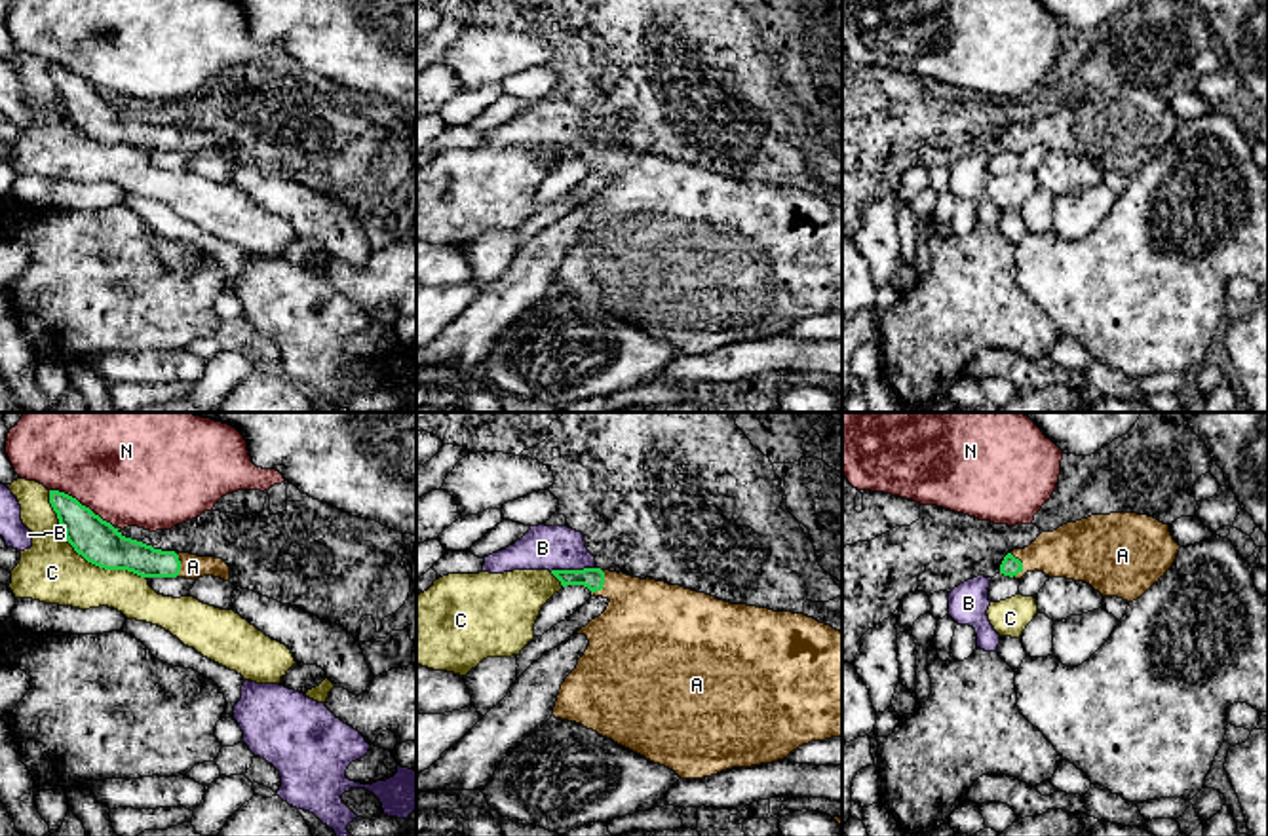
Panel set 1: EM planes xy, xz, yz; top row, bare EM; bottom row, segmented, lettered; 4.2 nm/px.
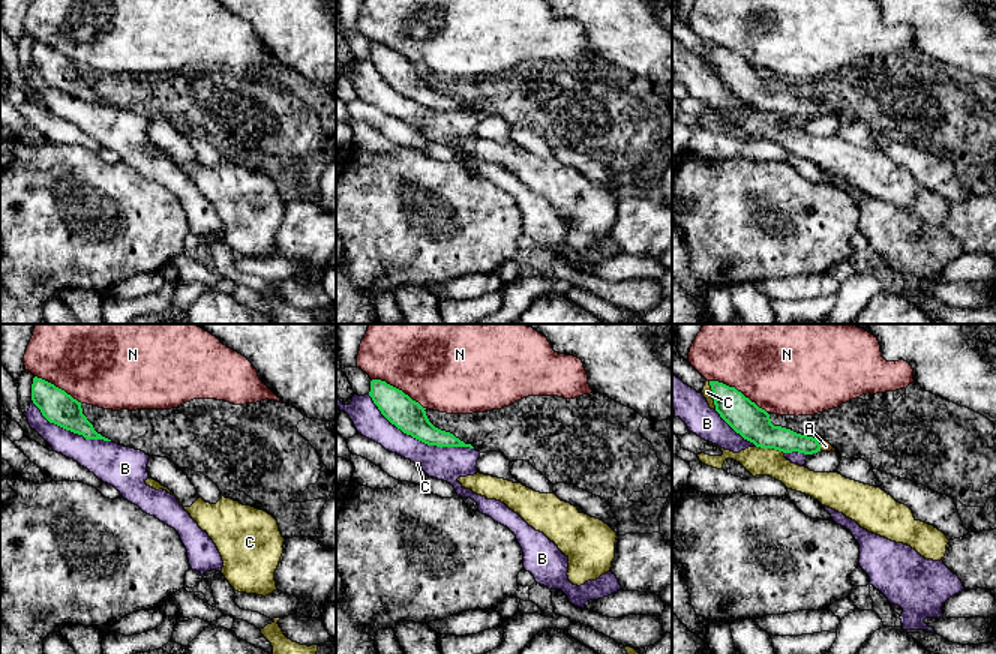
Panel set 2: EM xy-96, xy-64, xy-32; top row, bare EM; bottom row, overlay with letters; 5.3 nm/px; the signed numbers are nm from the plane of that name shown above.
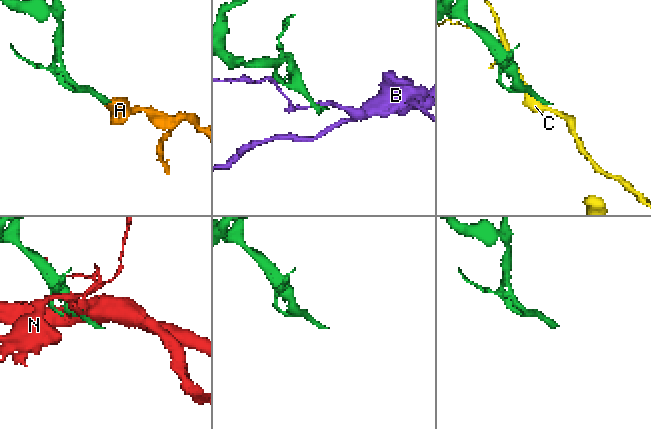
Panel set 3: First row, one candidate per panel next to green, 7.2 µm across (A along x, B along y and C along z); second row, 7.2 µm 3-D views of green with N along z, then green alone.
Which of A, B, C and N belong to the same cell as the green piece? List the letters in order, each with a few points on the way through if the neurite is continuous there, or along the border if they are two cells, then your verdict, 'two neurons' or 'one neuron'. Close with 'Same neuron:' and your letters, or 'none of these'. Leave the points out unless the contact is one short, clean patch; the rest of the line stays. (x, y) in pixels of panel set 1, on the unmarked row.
A: runs through yz (1010, 141), (1021, 139), (1044, 128), (1078, 126); one neuron
B: two neurons
C: two neurons
N: two neurons
Same neuron: A

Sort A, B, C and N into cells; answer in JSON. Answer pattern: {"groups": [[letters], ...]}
{"groups": [["A"], ["B"], ["C"], ["N"]]}

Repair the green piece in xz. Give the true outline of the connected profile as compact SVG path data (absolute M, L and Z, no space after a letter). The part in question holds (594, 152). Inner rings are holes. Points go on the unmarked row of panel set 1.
M601 142L551 144L567 160L584 160L608 173L606 184L576 205L589 215L576 243L561 258L553 291L673 344L681 353L703 353L732 342L787 332L812 315L842 312L842 207L814 192L730 179L711 169Z

